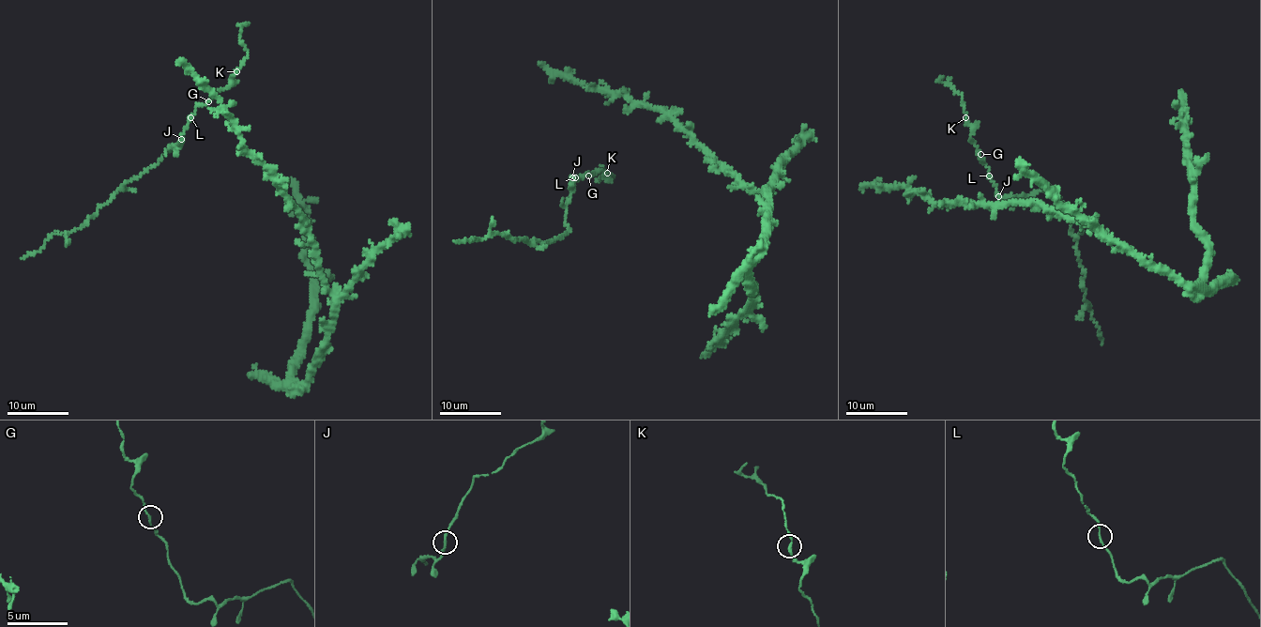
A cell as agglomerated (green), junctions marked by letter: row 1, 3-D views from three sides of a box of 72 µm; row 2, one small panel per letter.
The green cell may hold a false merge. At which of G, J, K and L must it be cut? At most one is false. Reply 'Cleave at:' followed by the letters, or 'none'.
Cleave at: none

